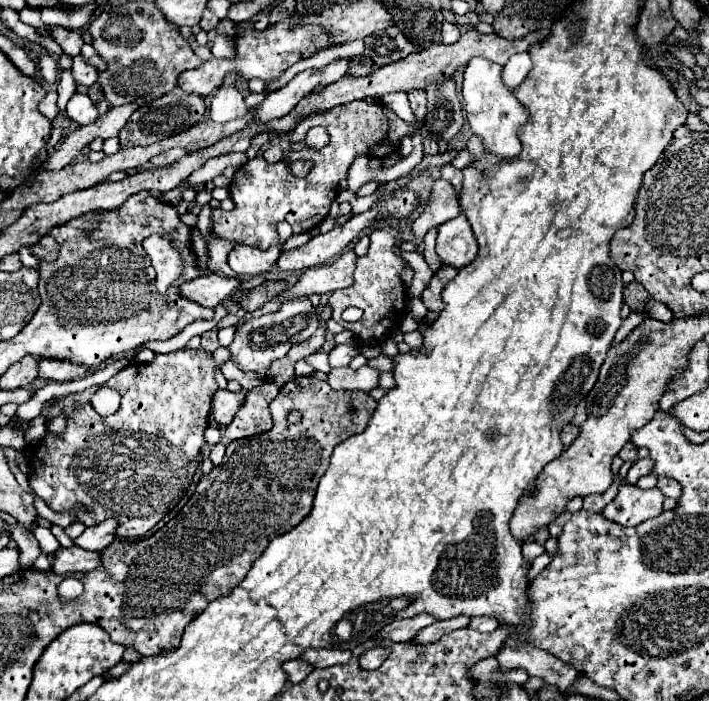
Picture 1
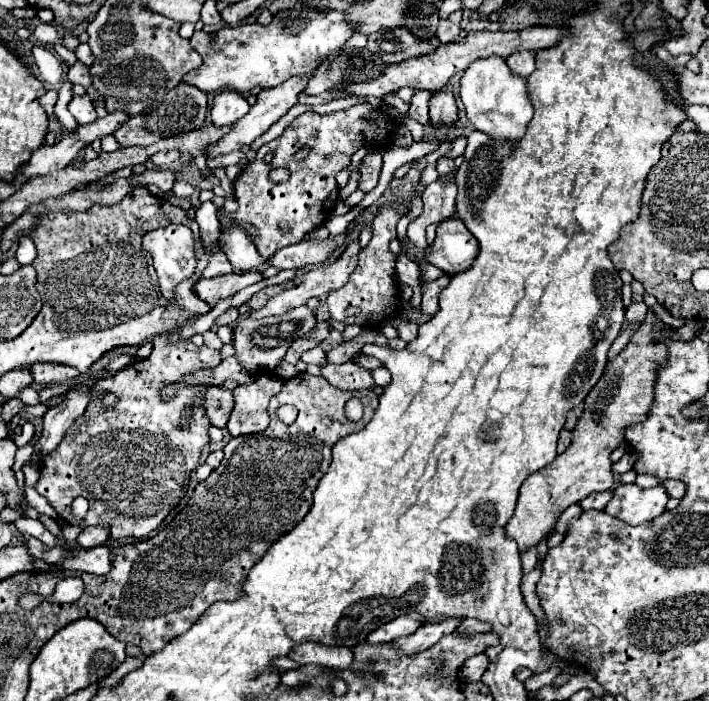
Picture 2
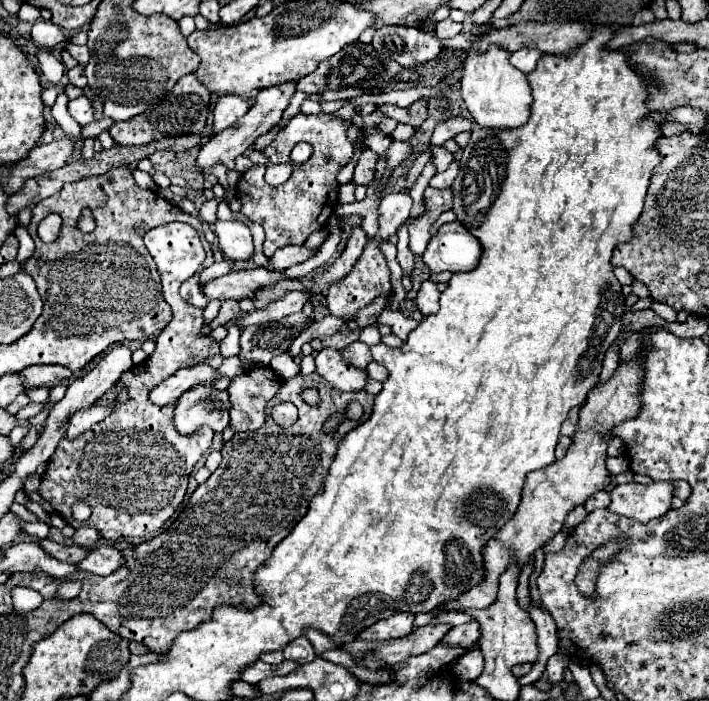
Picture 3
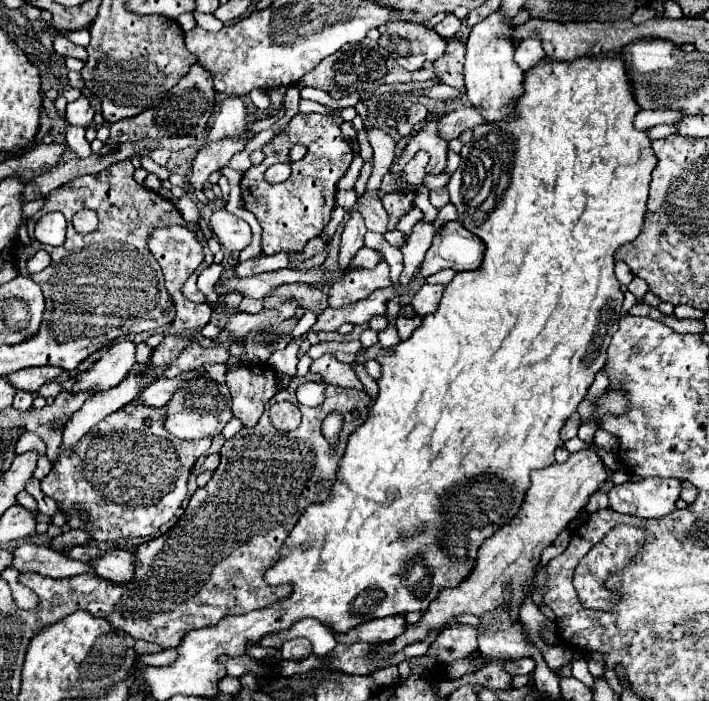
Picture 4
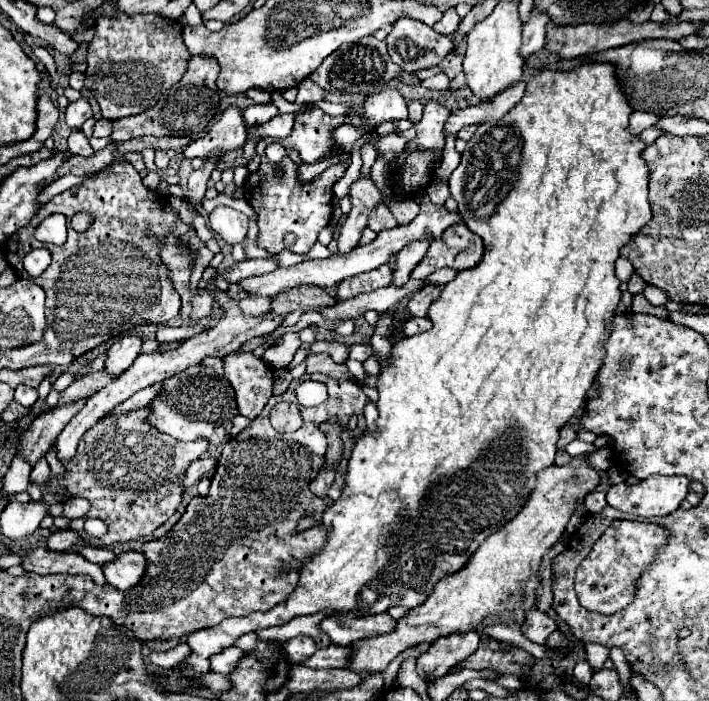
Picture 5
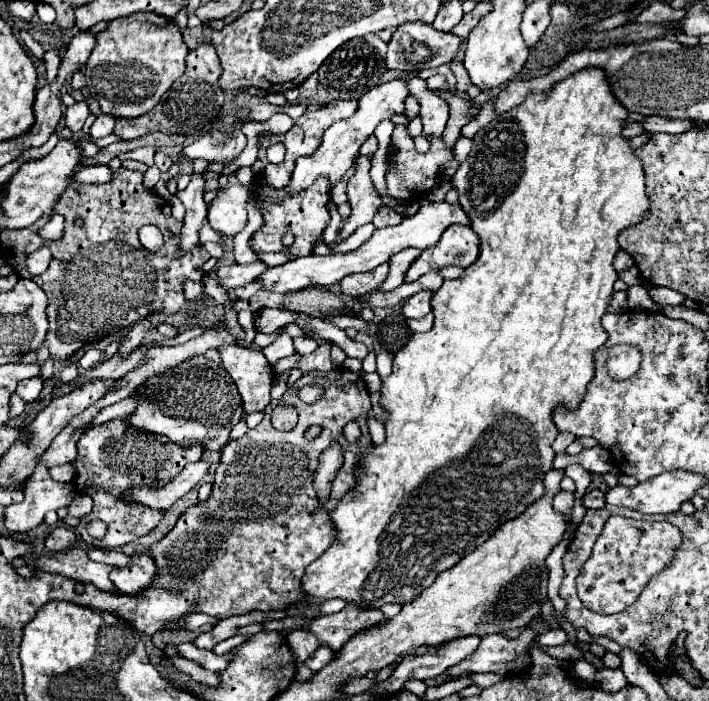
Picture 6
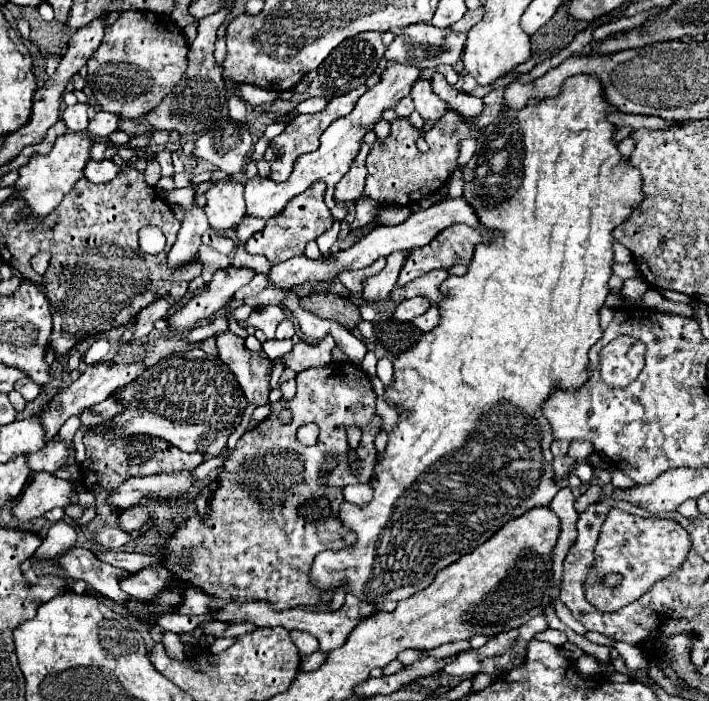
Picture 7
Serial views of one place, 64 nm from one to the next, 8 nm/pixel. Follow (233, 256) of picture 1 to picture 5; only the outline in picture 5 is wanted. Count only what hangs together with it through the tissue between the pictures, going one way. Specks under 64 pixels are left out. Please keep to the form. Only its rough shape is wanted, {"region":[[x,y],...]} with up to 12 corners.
{"region":[[216,206],[208,224],[228,246],[244,242],[248,216]]}

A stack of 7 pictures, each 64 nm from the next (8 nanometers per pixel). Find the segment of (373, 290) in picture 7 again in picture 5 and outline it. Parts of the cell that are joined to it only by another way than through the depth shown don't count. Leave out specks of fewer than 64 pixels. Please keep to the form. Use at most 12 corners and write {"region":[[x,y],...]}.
{"region":[[430,240],[406,244],[398,252],[394,286],[404,286],[420,264]]}

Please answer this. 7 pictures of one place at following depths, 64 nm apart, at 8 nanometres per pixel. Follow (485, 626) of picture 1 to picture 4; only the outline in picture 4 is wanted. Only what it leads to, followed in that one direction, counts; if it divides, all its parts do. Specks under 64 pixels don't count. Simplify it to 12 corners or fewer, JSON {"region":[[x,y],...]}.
{"region":[[454,624],[430,646],[440,666],[478,650],[476,628]]}

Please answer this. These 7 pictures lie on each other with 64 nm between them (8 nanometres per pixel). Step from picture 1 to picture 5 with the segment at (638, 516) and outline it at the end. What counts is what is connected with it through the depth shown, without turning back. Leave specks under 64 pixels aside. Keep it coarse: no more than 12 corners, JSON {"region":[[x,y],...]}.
{"region":[[684,476],[616,484],[608,504],[644,518],[666,516],[686,498]]}

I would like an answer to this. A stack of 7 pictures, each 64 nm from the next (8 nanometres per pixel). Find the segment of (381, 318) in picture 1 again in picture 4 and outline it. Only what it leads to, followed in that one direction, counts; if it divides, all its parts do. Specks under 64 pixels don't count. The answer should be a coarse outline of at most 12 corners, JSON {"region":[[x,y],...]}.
{"region":[[355,269],[330,288],[330,308],[342,308],[390,286],[390,270]]}

